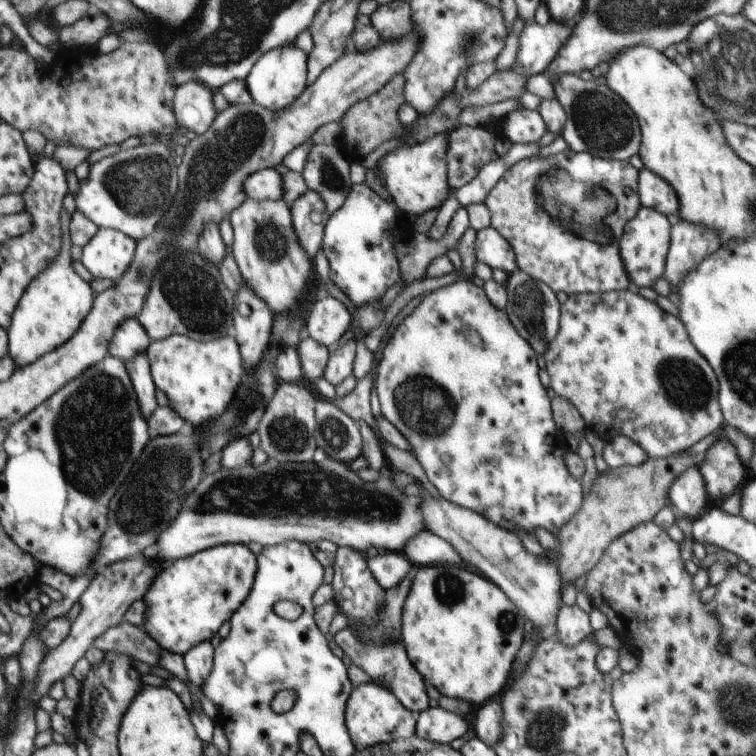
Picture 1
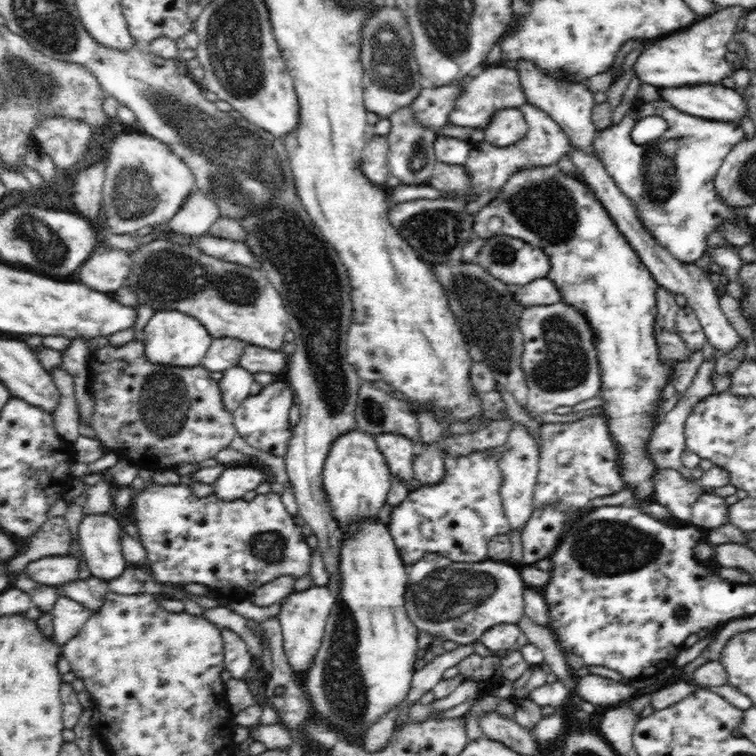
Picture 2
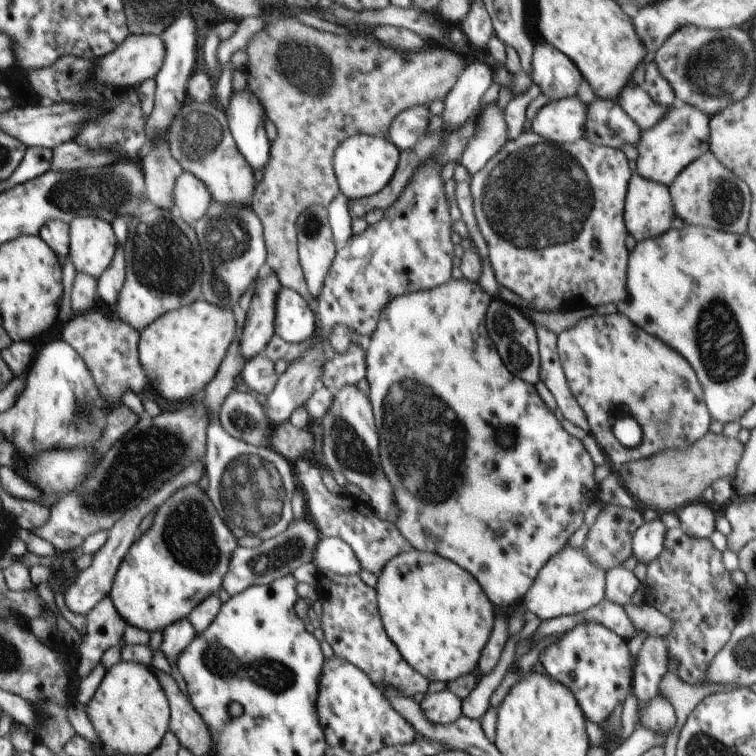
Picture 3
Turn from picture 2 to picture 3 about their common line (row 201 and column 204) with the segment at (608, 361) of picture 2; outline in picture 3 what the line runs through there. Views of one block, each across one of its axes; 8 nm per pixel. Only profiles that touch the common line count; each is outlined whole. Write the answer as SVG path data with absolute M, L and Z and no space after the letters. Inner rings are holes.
M198 482L176 490L157 509L152 526L130 546L128 554L122 559L114 576L114 586L108 594L128 625L149 633L156 630L163 632L171 624L187 619L202 600L218 593L238 546L236 536L223 522L207 492L198 488Z

